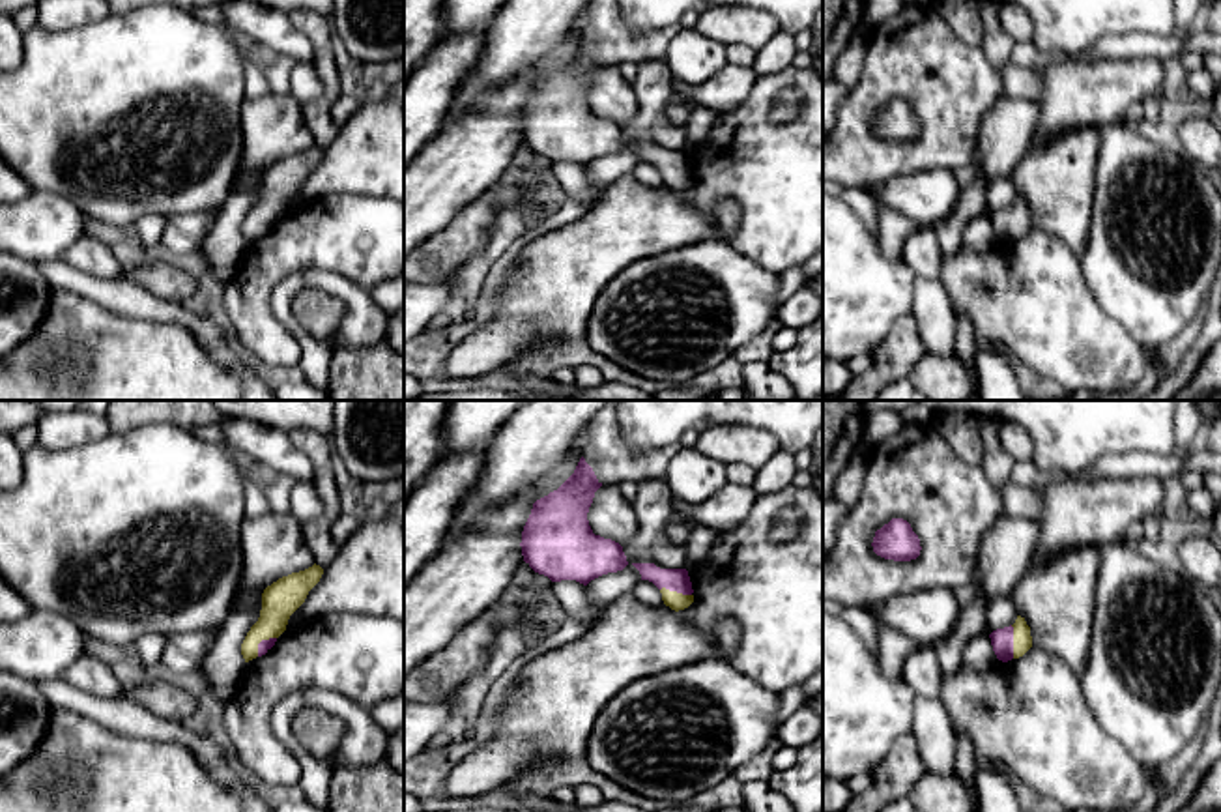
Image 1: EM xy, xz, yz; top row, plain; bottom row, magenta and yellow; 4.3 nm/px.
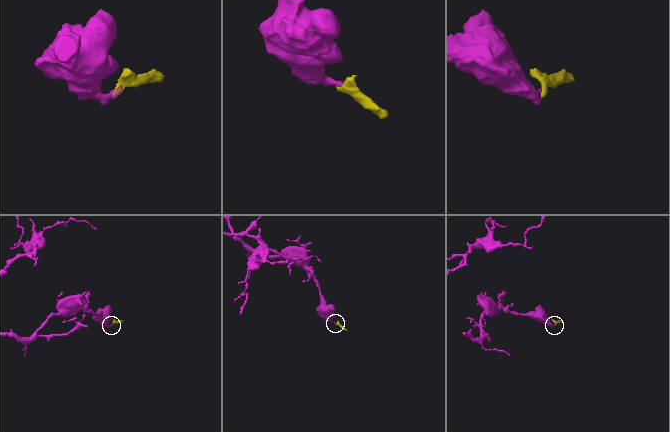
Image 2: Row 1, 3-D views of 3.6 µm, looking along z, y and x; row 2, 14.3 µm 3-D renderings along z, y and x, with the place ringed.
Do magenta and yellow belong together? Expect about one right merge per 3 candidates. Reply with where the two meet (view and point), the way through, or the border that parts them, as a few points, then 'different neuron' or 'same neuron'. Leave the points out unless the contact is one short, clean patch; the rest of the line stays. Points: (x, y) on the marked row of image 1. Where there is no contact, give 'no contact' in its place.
meets magenta in yz at (1012, 642); runs through yz (1003, 638), (1012, 642), (1021, 631); same neuron

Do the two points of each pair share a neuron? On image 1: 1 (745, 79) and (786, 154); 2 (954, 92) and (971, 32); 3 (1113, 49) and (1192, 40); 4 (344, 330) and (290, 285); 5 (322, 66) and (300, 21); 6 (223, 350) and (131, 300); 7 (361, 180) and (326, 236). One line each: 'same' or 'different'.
1: different
2: different
3: same
4: same
5: same
6: same
7: different

